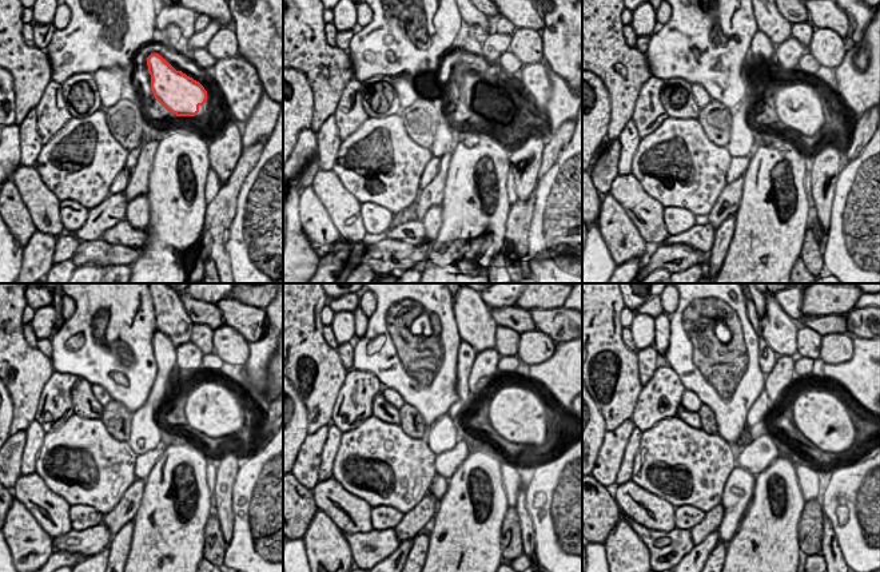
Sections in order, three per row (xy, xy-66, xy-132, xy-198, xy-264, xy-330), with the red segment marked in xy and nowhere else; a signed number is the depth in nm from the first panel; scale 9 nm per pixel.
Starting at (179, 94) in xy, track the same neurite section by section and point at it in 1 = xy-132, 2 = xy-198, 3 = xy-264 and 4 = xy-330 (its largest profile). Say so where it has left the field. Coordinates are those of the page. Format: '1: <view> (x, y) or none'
1: xy-132 (799, 107)
2: xy-198 (211, 409)
3: xy-264 (517, 414)
4: xy-330 (820, 417)

